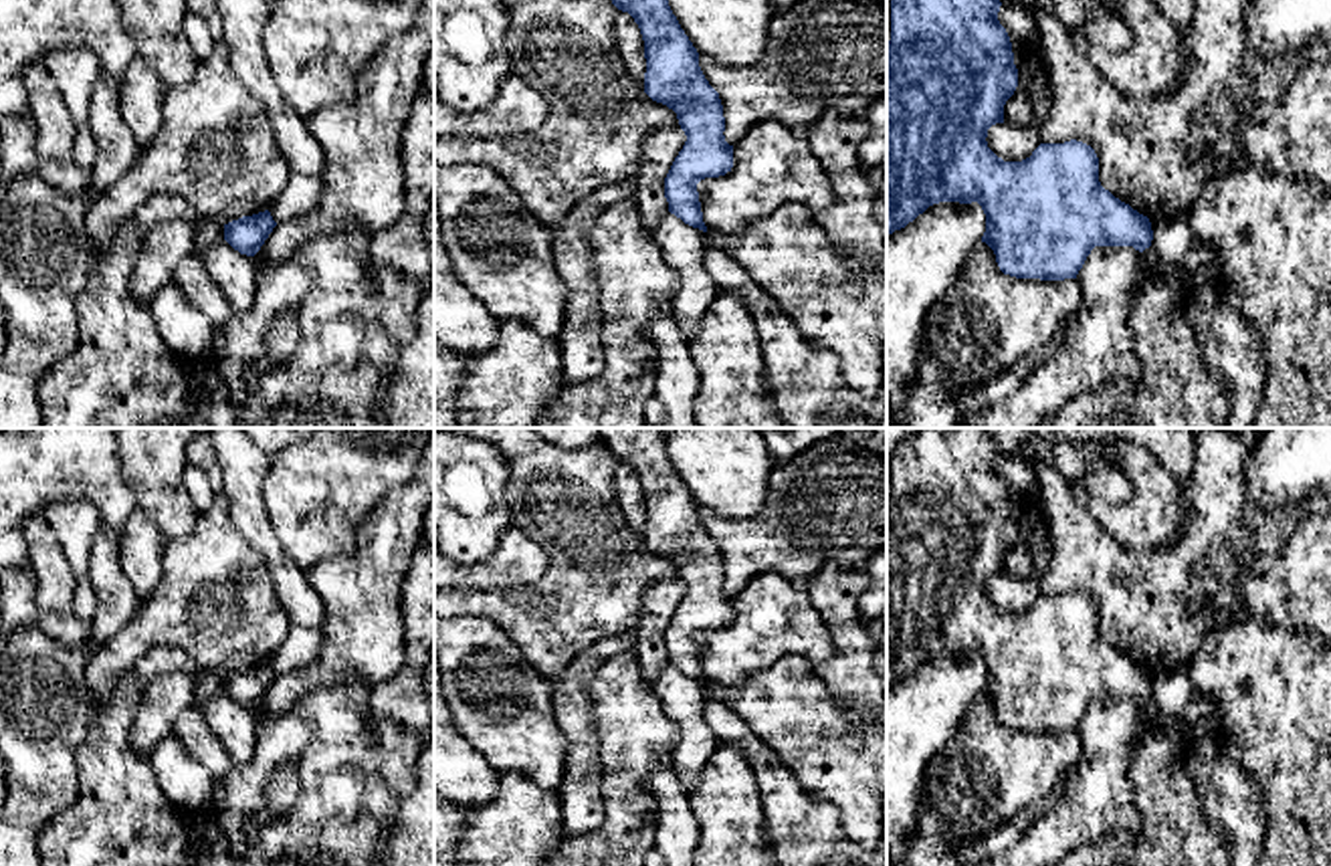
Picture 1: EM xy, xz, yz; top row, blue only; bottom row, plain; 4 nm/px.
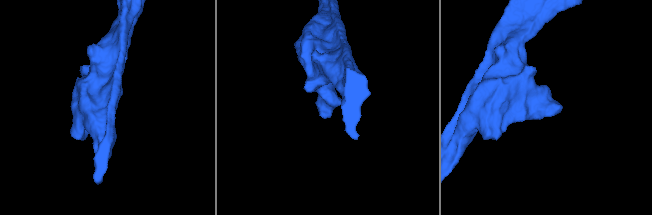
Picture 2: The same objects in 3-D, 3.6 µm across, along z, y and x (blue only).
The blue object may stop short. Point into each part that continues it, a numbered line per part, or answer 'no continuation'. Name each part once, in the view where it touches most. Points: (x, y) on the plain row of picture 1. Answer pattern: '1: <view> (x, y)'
no continuation

